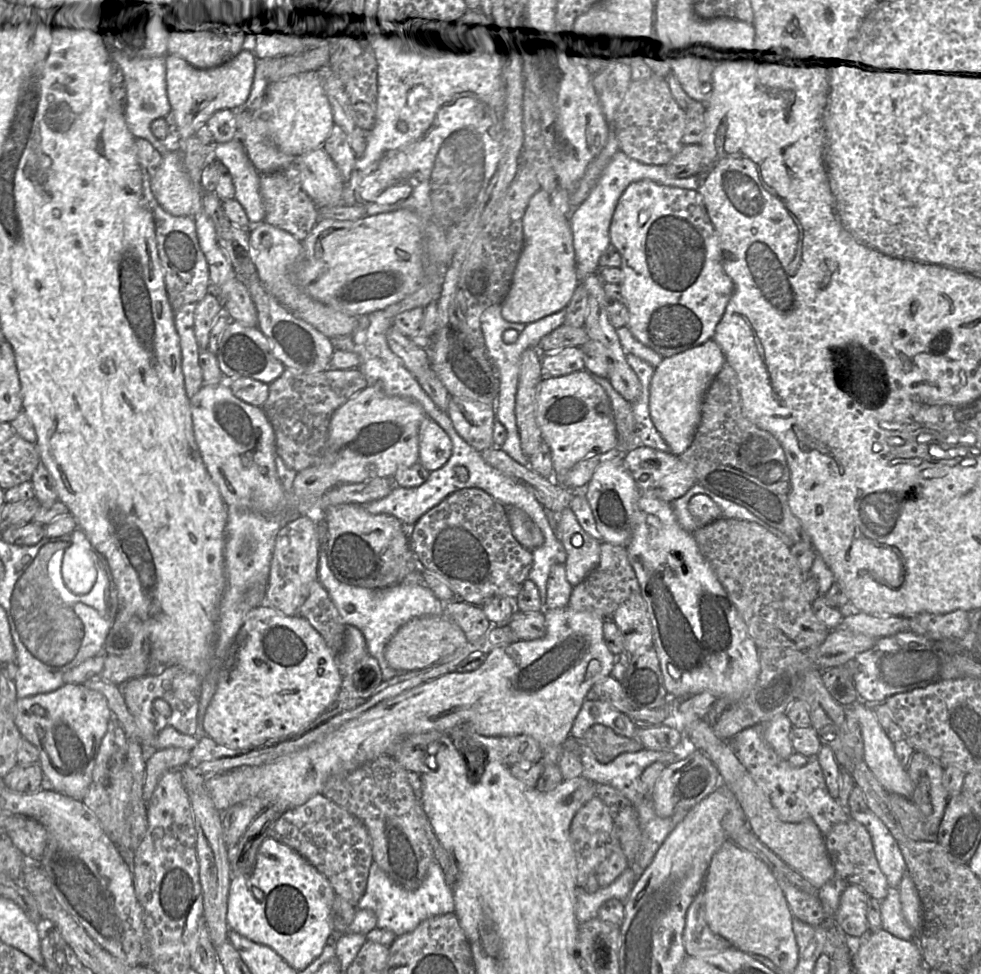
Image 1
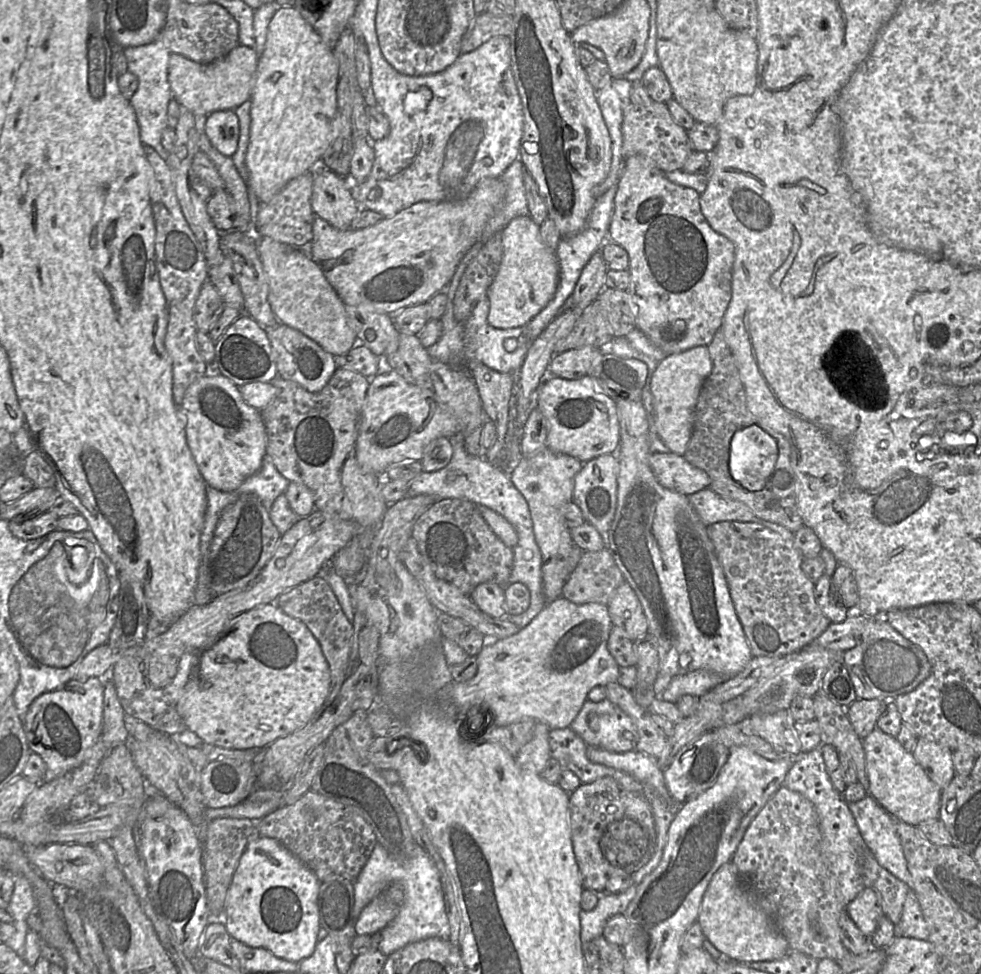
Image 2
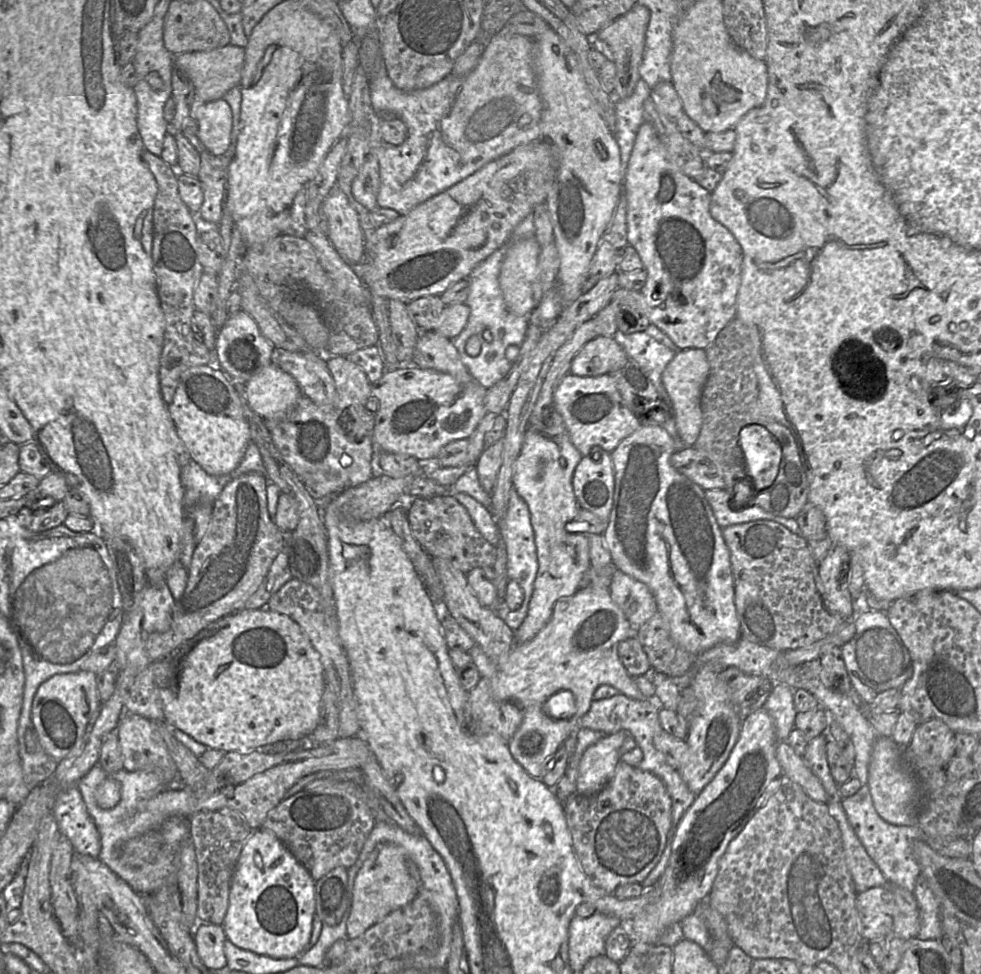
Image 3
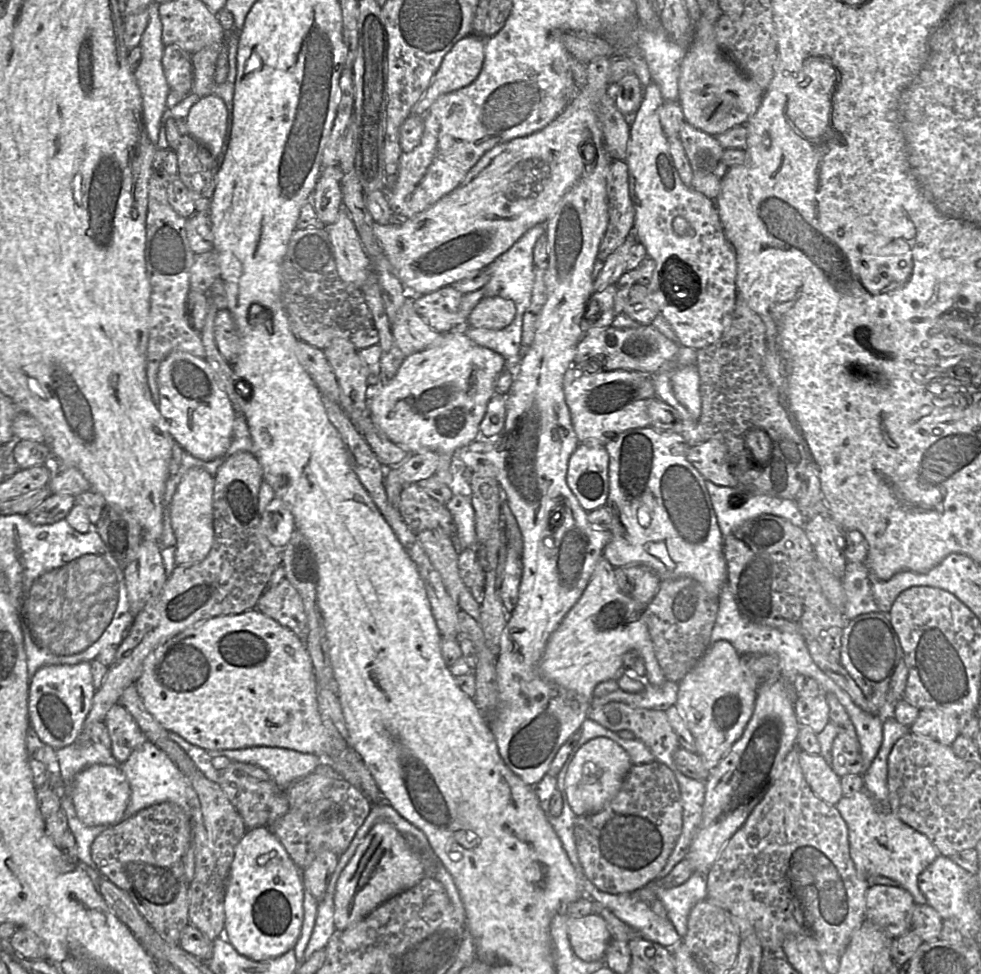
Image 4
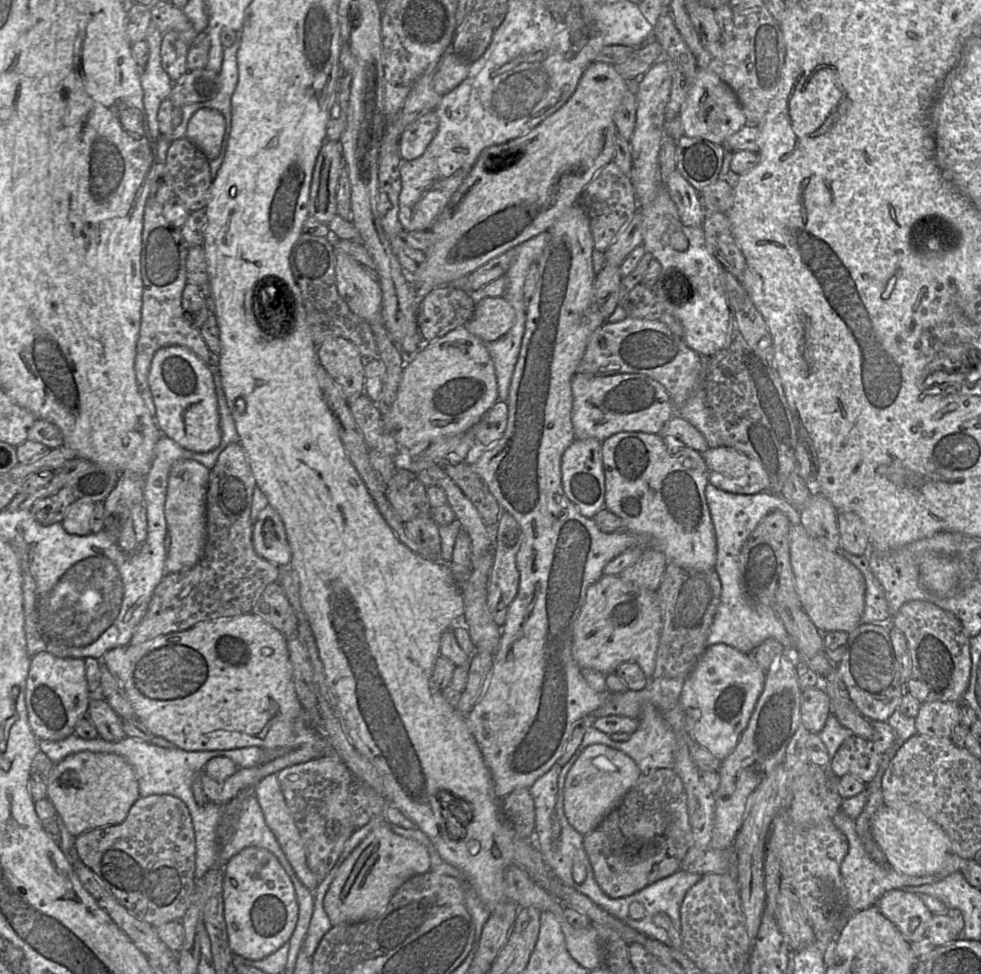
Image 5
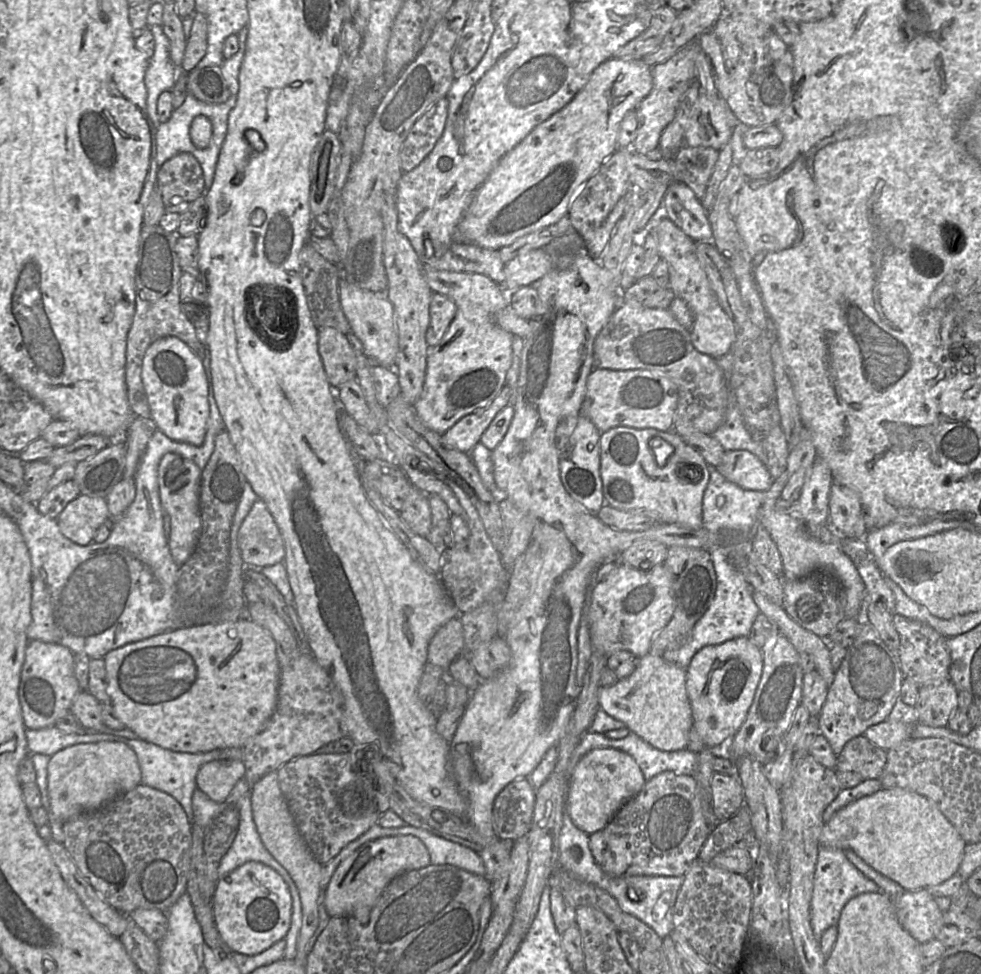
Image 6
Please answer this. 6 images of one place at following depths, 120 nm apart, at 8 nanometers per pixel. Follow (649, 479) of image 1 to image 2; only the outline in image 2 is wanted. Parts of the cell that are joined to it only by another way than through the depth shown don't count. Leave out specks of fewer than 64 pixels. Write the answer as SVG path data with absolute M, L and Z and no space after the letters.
M652 452L649 464L663 487L690 496L709 487L709 476L675 453Z

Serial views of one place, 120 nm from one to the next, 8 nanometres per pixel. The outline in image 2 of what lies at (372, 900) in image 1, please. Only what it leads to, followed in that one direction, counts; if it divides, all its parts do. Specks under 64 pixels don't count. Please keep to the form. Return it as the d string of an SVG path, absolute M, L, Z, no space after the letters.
M377 842L368 861L353 884L354 918L357 918L363 908L390 885L399 884L404 890L404 901L399 913L379 932L377 949L383 955L388 957L410 943L428 938L436 937L449 940L450 924L446 914L440 875L427 853L422 853L406 861L397 861Z

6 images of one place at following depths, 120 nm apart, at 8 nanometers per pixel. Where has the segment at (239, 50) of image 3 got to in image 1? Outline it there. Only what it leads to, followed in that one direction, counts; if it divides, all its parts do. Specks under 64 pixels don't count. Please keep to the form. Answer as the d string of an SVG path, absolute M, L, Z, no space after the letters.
M244 51L220 66L207 69L195 68L177 55L166 54L167 96L176 121L174 137L186 139L195 136L197 130L218 110L242 109L251 91L255 66L255 55Z

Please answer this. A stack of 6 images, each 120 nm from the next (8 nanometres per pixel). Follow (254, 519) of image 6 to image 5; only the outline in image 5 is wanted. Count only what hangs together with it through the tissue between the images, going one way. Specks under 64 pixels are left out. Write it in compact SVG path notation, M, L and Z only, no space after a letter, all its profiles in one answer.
M270 505L262 509L253 523L252 542L255 552L283 569L290 564L291 549L279 513Z

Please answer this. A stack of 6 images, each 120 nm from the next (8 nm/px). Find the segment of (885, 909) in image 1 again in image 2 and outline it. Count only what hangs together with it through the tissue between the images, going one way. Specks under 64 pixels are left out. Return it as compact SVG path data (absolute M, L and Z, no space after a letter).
M910 888L902 908L901 918L894 925L896 937L912 937L927 940L929 931L914 891Z

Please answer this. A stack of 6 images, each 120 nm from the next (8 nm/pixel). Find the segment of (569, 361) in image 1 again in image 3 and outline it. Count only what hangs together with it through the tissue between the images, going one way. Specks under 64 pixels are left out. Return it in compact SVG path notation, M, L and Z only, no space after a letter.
M597 336L586 342L574 356L570 373L599 376L623 367L629 358L613 337Z

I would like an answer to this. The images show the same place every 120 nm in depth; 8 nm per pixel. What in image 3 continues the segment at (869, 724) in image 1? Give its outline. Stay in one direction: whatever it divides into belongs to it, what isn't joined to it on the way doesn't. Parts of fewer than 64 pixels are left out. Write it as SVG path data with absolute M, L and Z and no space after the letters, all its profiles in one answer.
M878 736L868 767L867 785L879 816L894 825L915 825L920 810L920 792L914 775L902 762L902 749L891 737Z

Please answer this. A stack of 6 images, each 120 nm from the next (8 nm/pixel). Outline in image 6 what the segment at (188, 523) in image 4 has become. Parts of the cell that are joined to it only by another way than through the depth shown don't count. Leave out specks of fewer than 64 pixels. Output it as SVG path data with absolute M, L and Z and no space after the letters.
M166 453L158 467L161 505L170 520L168 546L174 562L182 566L194 552L201 532L199 496L202 470L191 460L176 453Z

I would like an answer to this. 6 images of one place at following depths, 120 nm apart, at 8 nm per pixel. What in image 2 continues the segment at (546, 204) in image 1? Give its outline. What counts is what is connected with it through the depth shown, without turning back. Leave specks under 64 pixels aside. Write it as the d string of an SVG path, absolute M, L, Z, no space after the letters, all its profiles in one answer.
M530 215L514 218L502 231L503 256L499 269L490 285L487 296L490 301L488 324L498 329L525 327L553 298L558 280L559 265L556 252L551 251L542 241L540 226Z

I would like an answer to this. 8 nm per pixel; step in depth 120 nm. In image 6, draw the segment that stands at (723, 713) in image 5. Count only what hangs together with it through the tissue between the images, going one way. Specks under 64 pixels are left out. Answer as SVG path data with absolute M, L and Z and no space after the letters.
M739 637L699 650L686 669L686 689L693 726L706 748L720 749L746 719L763 670L763 653L749 637Z

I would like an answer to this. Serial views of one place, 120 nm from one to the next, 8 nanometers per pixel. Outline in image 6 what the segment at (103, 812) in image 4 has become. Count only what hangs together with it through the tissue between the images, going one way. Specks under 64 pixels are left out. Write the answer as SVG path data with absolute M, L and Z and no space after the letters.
M101 741L75 744L50 756L47 787L50 812L64 823L84 812L100 810L141 783L141 769L136 753L125 743Z

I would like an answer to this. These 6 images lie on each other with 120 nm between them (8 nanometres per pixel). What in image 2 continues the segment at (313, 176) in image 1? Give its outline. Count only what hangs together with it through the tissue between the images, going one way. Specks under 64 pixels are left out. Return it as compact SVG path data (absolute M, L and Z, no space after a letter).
M315 167L313 170L315 170L315 176L311 205L315 215L325 219L330 225L337 229L346 230L351 228L351 222L359 209L350 191L349 180L327 168L317 169L317 167Z

